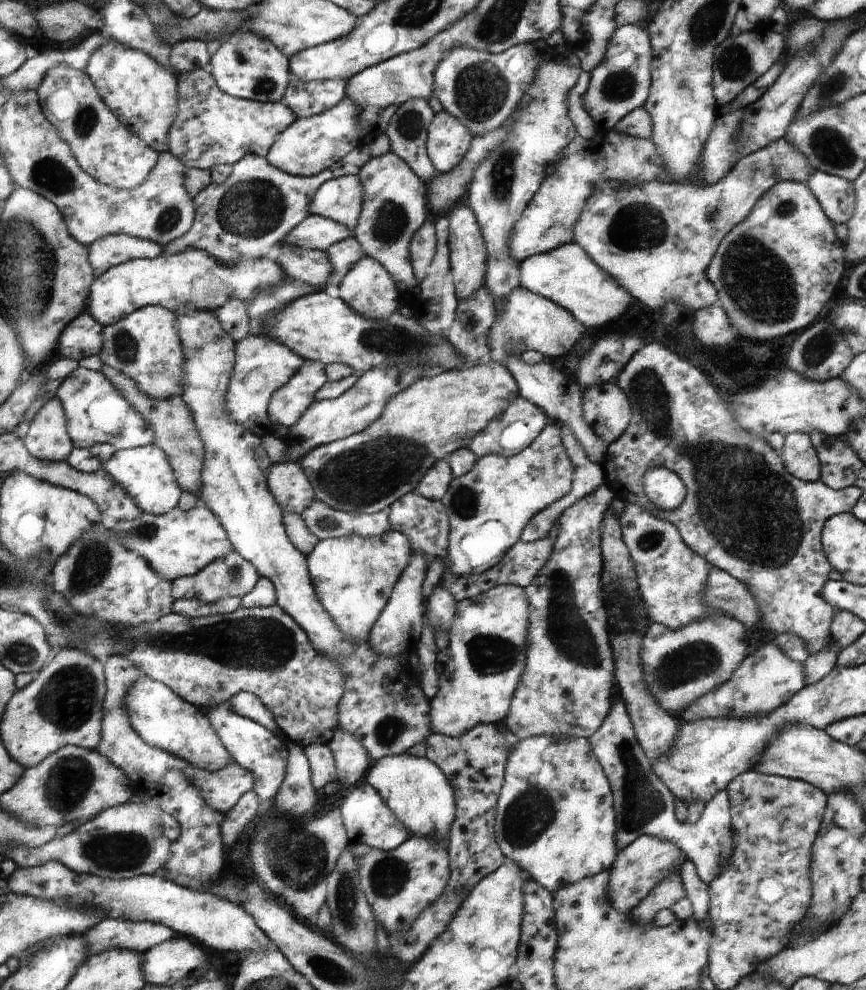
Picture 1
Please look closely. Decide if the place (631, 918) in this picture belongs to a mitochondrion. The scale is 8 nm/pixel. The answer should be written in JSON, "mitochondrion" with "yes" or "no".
{"mitochondrion":"no"}

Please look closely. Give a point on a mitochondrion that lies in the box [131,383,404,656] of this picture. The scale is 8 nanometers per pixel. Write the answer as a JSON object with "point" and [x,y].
{"point":[325,519]}

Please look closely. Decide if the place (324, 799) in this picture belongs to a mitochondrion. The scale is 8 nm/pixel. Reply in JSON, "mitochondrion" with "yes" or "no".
{"mitochondrion":"no"}

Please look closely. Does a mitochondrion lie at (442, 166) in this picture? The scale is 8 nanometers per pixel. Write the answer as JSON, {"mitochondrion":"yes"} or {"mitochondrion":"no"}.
{"mitochondrion":"no"}

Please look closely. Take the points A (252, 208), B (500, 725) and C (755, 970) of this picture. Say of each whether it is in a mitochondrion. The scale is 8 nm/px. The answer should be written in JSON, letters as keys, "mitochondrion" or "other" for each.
{"A":"mitochondrion","B":"other","C":"other"}

